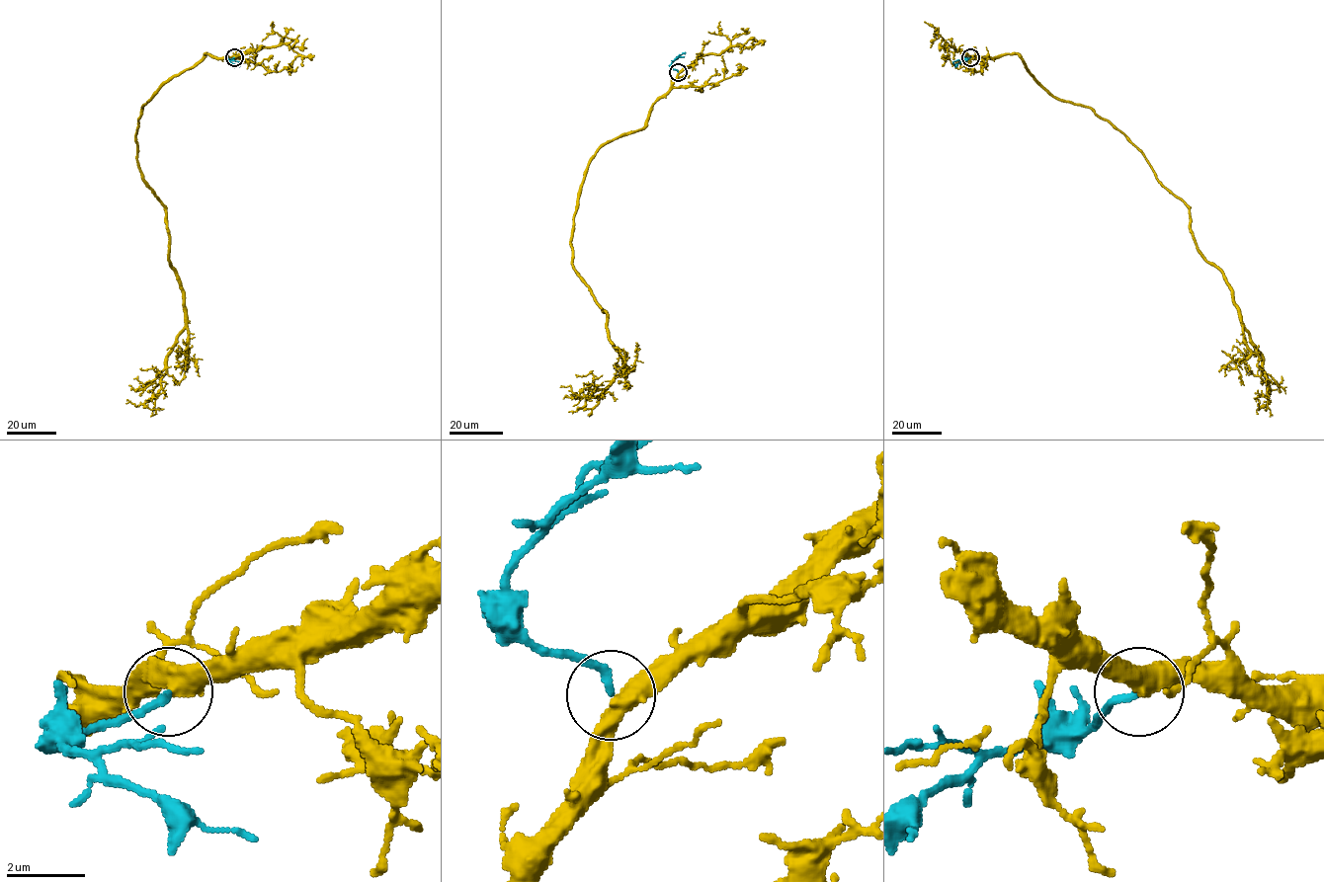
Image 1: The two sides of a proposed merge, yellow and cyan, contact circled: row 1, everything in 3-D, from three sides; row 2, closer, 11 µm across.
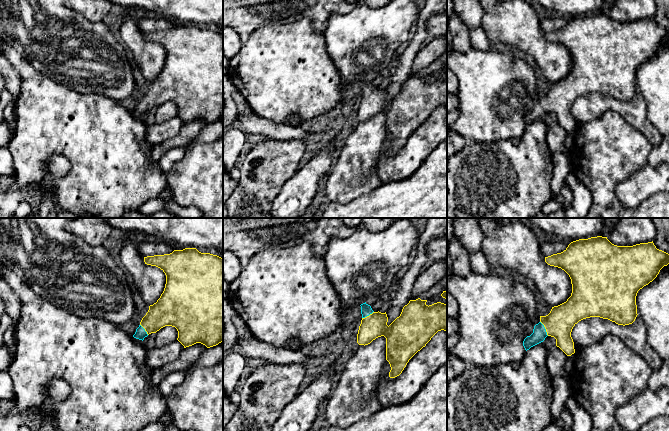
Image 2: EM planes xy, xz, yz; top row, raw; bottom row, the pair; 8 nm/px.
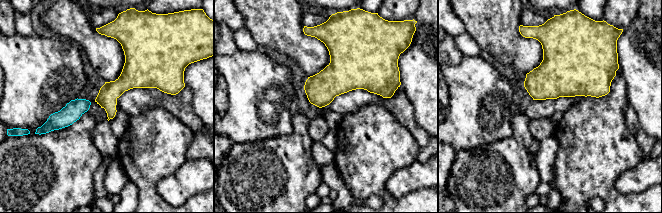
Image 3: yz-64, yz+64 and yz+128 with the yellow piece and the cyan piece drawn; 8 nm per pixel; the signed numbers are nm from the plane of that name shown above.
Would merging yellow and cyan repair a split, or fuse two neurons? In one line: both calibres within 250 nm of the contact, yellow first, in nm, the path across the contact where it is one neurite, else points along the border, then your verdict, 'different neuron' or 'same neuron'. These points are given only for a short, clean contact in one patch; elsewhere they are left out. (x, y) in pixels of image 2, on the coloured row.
220 nm thick on the yellow side, 120 nm on the other; runs through yz (559, 323), (545, 328), (539, 334); same neuron

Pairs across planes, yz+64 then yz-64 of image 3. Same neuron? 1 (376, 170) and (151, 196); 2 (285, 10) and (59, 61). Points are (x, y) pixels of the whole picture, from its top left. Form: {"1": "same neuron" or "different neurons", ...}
{"1": "same neuron", "2": "different neurons"}

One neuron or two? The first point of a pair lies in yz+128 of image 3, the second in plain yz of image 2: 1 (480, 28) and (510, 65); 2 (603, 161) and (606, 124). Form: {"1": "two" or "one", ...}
{"1": "two", "2": "one"}

